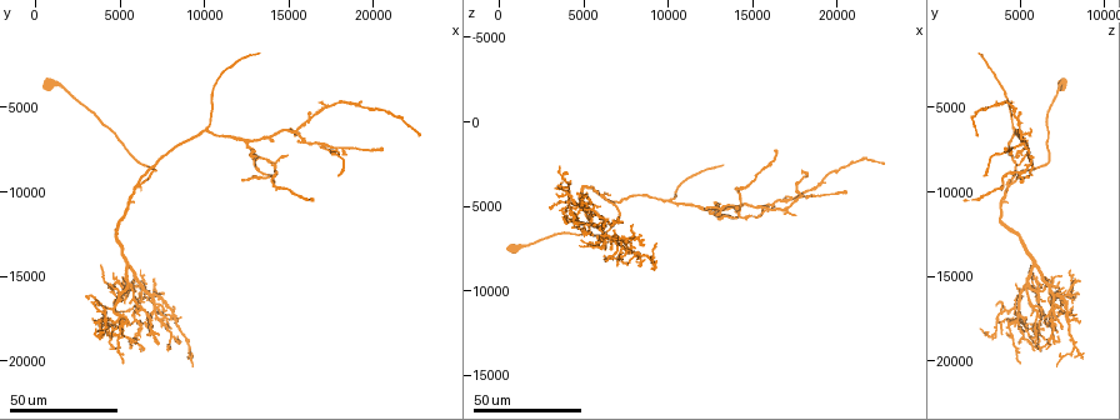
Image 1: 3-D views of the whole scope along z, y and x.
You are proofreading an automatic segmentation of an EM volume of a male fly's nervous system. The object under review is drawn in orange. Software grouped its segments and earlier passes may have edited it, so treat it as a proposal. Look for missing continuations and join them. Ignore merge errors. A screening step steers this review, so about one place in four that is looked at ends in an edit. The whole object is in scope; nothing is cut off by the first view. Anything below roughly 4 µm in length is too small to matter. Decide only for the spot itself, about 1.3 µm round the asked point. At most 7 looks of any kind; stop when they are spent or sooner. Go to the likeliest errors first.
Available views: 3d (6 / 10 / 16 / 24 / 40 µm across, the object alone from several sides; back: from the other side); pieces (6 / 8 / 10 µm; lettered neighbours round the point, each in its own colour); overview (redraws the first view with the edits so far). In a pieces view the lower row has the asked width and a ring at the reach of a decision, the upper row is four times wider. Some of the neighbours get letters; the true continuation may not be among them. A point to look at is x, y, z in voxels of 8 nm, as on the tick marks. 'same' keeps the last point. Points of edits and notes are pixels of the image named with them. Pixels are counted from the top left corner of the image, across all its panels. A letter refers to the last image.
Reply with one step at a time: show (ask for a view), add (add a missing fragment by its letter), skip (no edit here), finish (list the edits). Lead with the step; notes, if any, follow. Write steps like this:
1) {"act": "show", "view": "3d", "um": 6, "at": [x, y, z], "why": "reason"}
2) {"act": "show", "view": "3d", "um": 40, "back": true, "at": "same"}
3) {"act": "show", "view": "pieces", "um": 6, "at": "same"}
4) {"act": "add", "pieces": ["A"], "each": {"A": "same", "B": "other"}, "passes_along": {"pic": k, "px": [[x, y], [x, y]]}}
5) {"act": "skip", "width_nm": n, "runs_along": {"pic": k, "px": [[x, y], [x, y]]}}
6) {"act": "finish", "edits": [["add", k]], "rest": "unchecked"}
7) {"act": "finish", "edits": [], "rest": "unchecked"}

{"act": "show", "view": "3d", "um": 24, "at": [13000, 8400, 4800], "why": "thin end"}

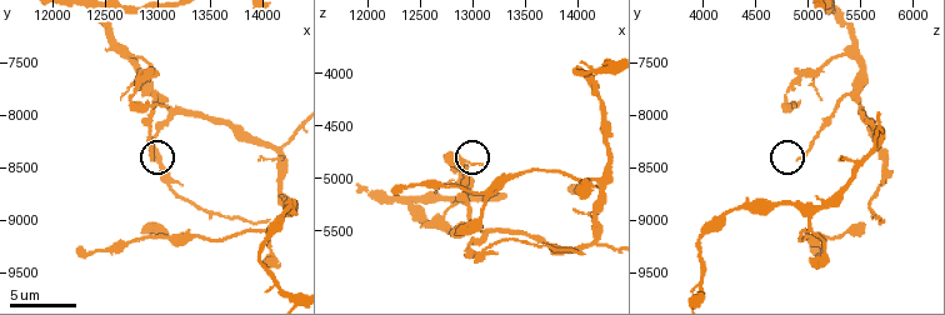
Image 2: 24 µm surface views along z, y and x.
{"act": "show", "view": "pieces", "um": 10, "at": [12940, 8420, 4920]}

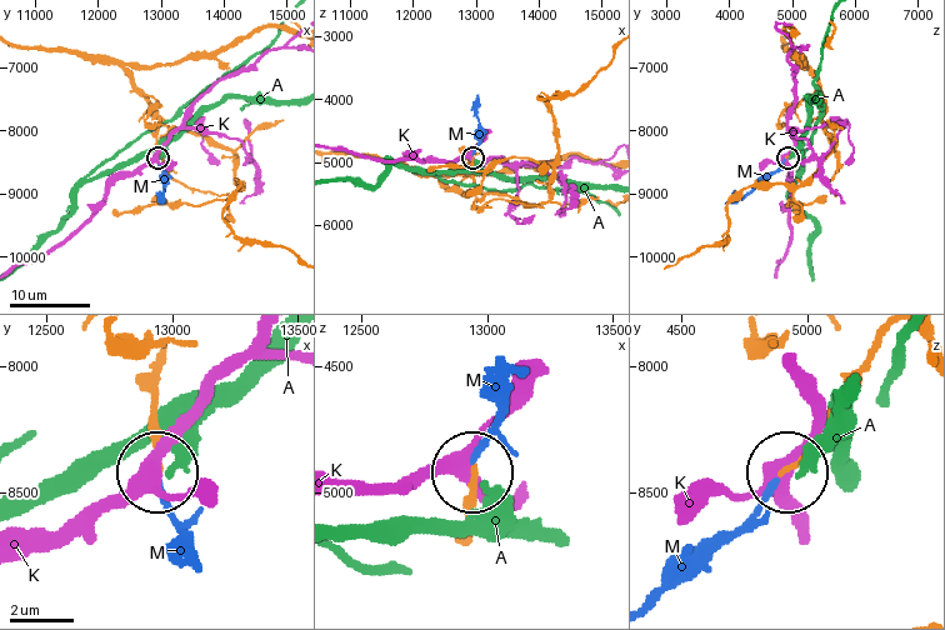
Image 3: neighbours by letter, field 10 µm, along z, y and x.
{"act": "add", "pieces": ["M"], "each": {"A": "other", "K": "other", "M": "same"}, "passes_along": {"pic": 3, "px": [[158, 135], [163, 203]]}, "found": "it goes on there"}

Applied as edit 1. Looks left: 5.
{"act": "show", "view": "overview"}

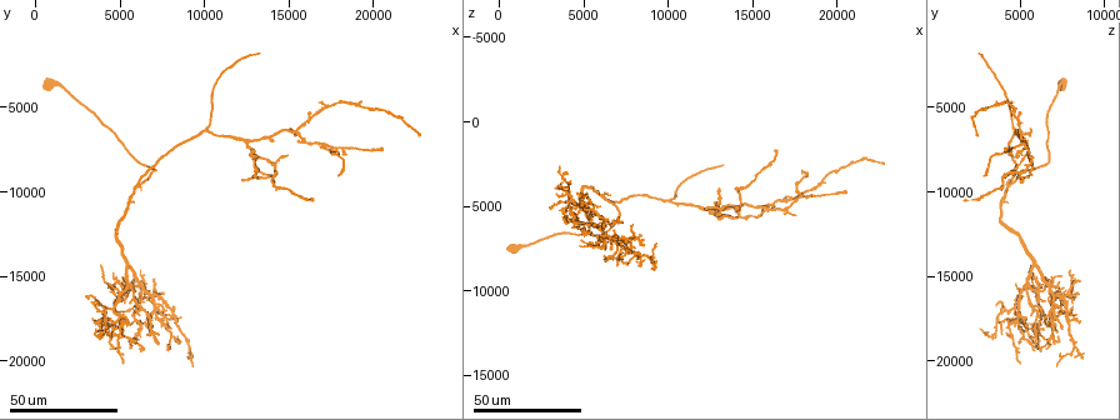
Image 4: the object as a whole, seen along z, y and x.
{"act": "show", "view": "3d", "um": 24, "at": [5600, 19200, 6200], "why": "an open end"}

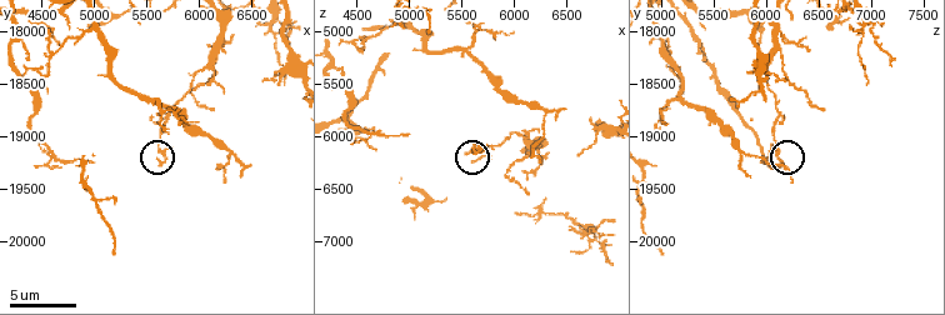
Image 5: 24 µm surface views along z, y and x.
{"act": "show", "view": "pieces", "um": 8, "at": [5620, 19260, 6160]}

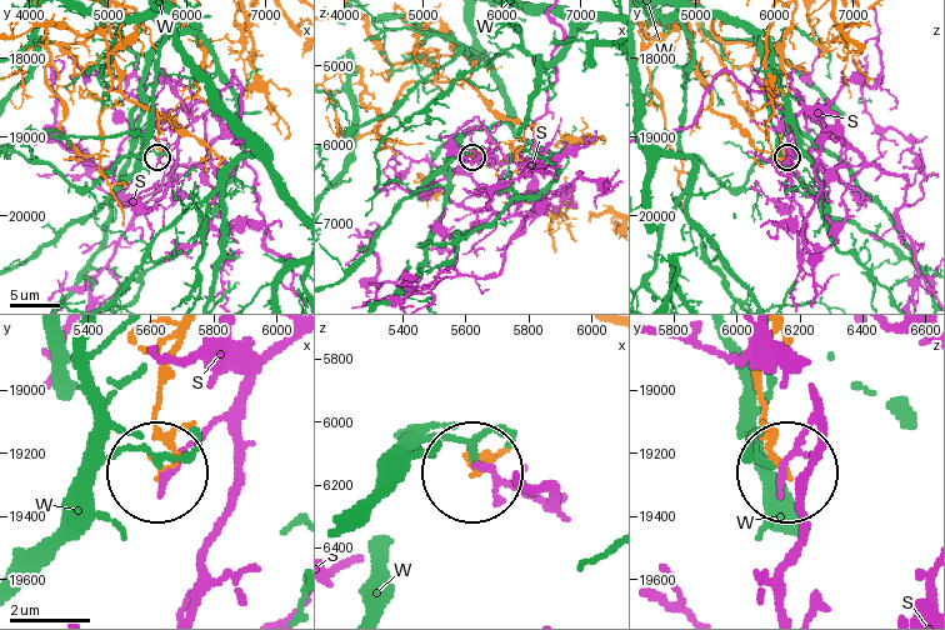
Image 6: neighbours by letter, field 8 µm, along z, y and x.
{"act": "skip", "each": {"S": "other", "W": "other"}, "runs_along": {"pic": 6, "px": [[184, 335], [156, 405], [156, 473]]}, "found": "none of them fits"}

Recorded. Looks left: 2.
{"act": "show", "view": "3d", "um": 40, "at": [13200, 1800, 2600], "why": "thin end"}

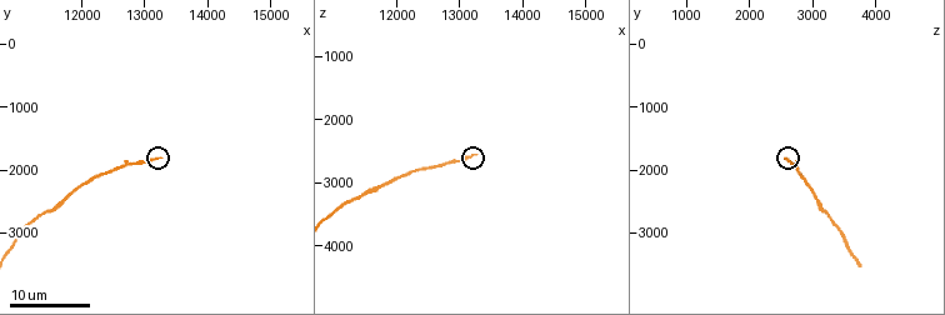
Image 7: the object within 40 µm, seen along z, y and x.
{"act": "show", "view": "pieces", "um": 6, "at": [13200, 1750, 2600]}

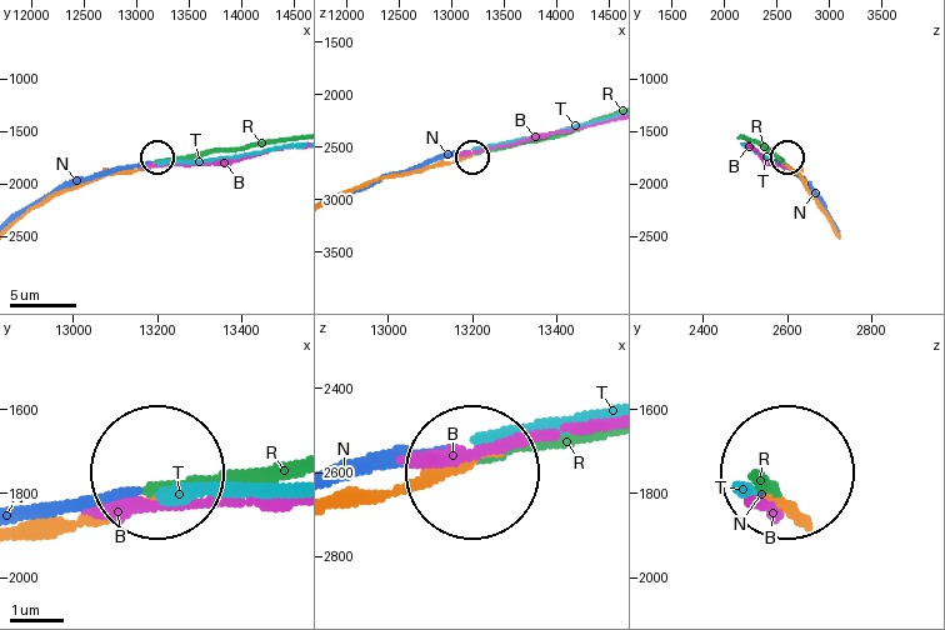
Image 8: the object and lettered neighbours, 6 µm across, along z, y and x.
{"act": "skip", "each": {"B": "other", "N": "other", "R": "other", "T": "other"}, "runs_along": {"pic": 8, "px": [[339, 510], [469, 469]]}, "found": "none of them fits"}

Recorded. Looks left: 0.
{"act": "finish", "edits": [["add", 3]], "rest": "unchecked"}

